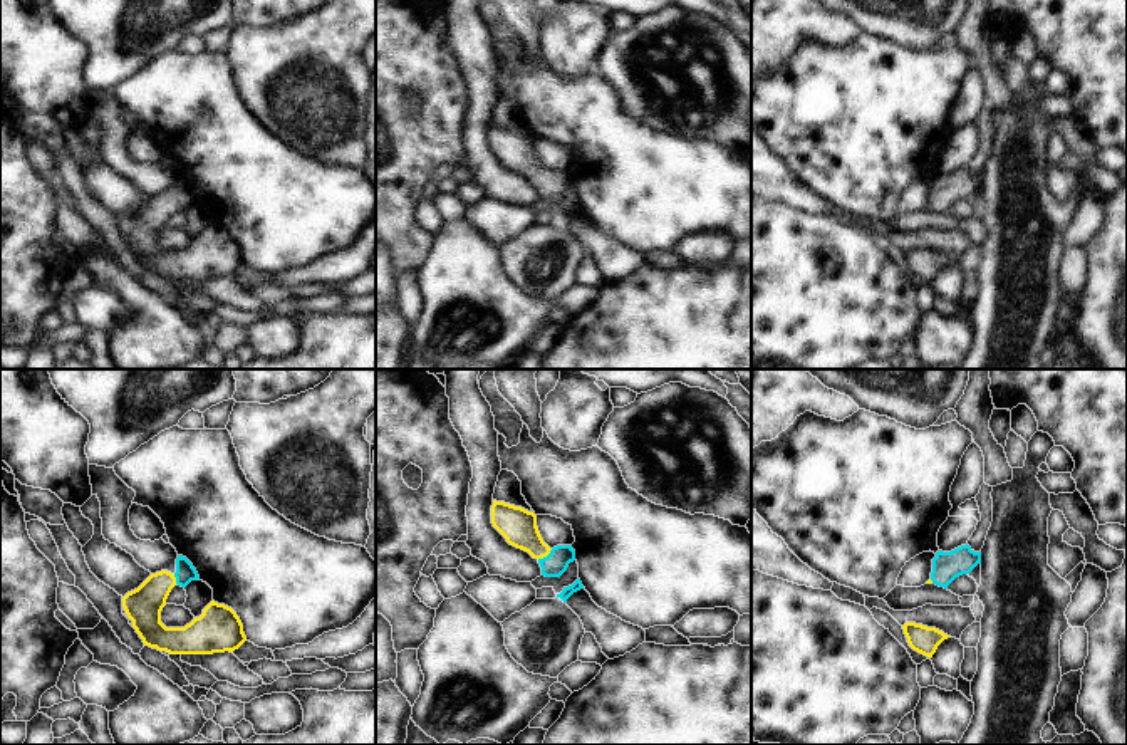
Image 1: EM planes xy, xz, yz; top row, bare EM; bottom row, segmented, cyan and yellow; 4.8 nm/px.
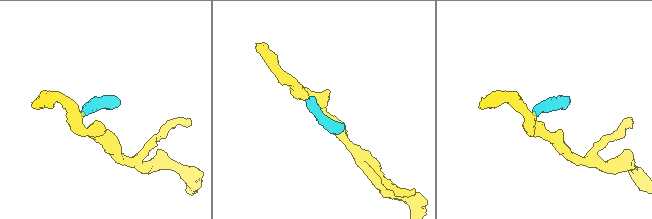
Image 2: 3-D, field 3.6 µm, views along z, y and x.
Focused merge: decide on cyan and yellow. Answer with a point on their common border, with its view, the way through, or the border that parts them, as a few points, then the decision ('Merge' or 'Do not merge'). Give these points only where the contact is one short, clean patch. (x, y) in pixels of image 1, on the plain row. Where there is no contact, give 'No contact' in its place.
Touches cyan at xz (547, 180). Path across: xz (557, 185), (547, 180), (519, 150). Merge.

